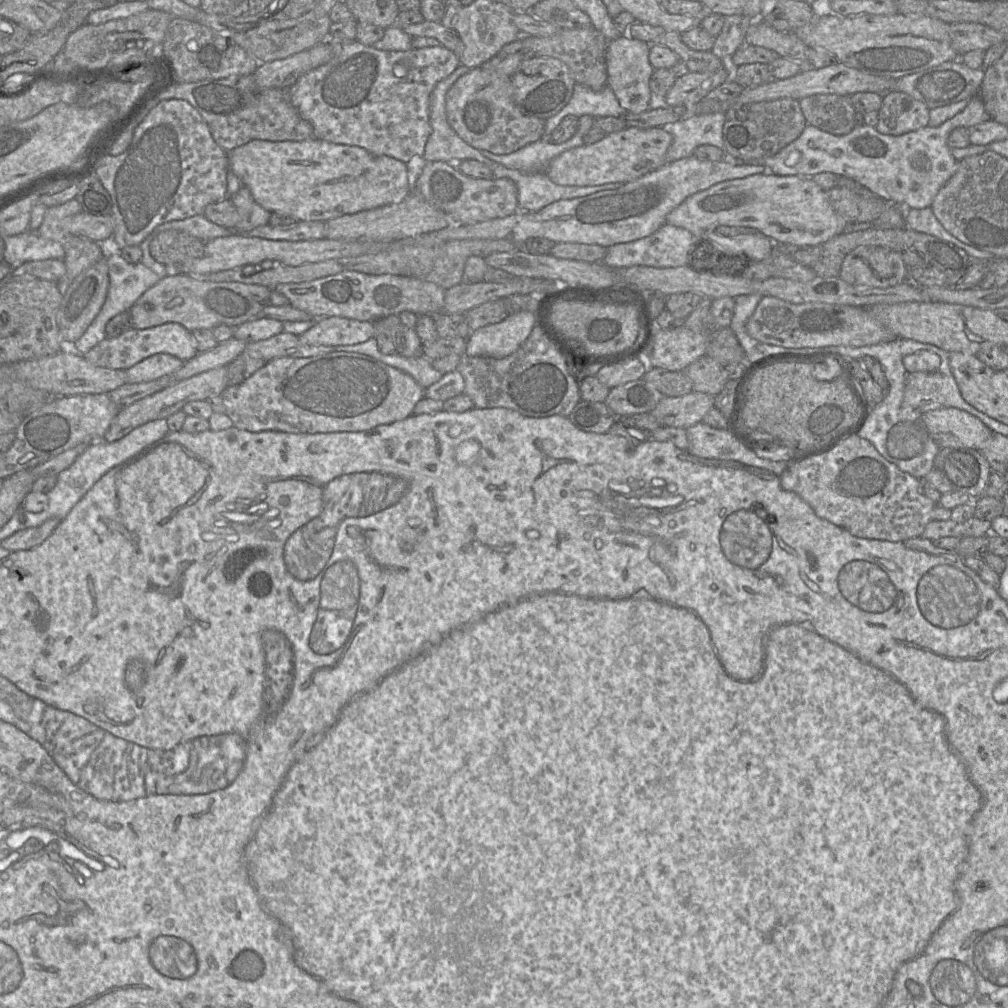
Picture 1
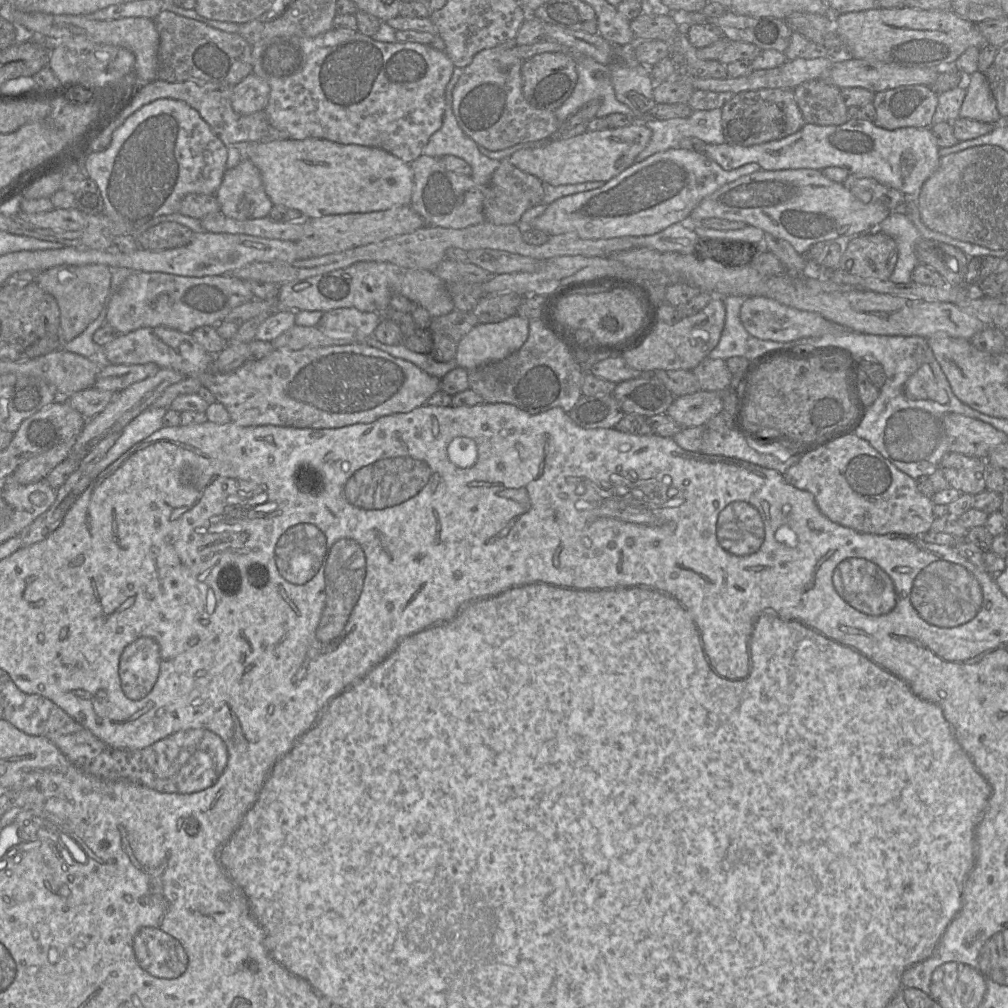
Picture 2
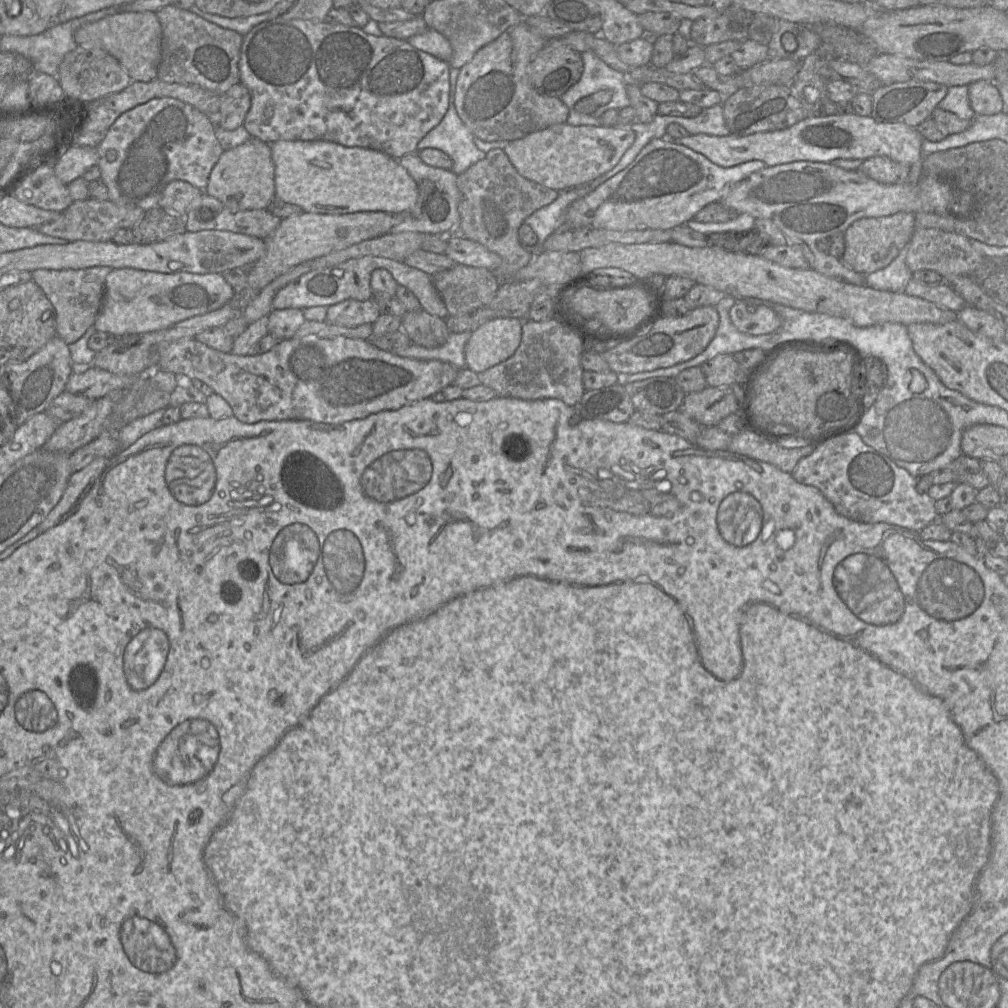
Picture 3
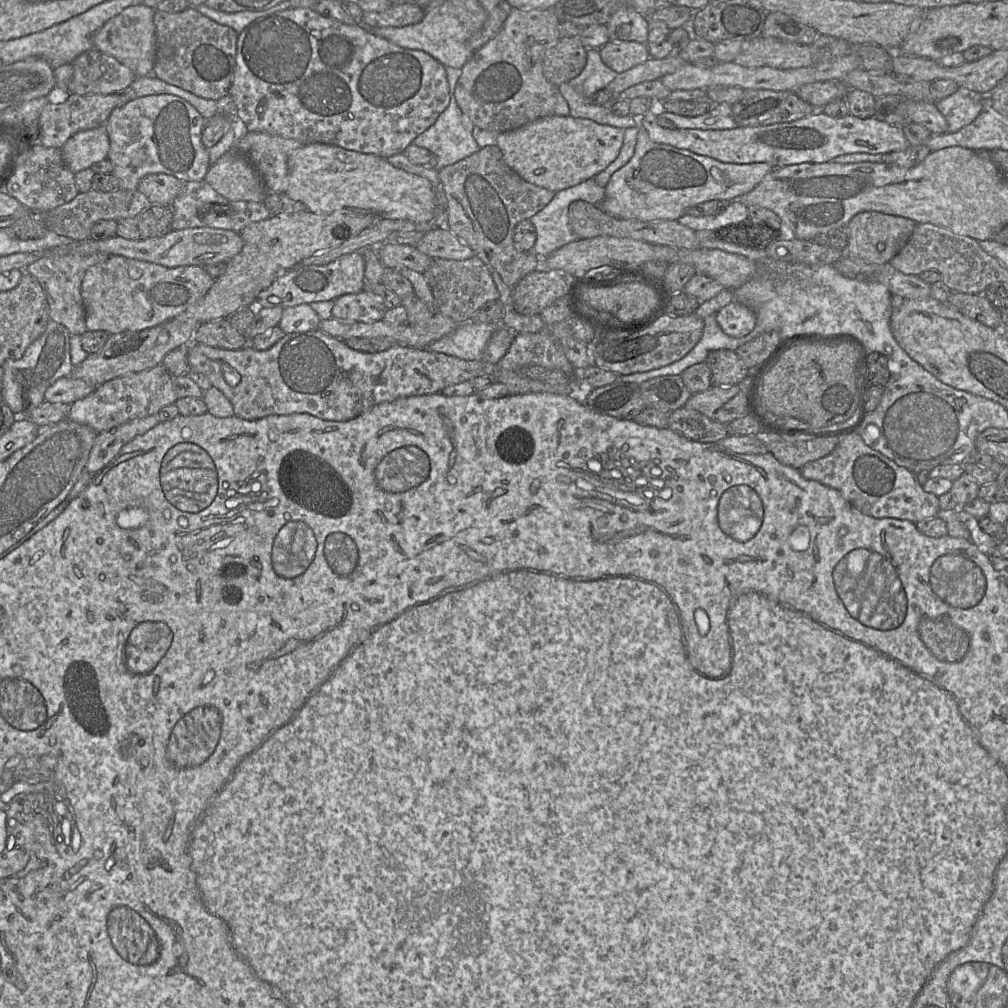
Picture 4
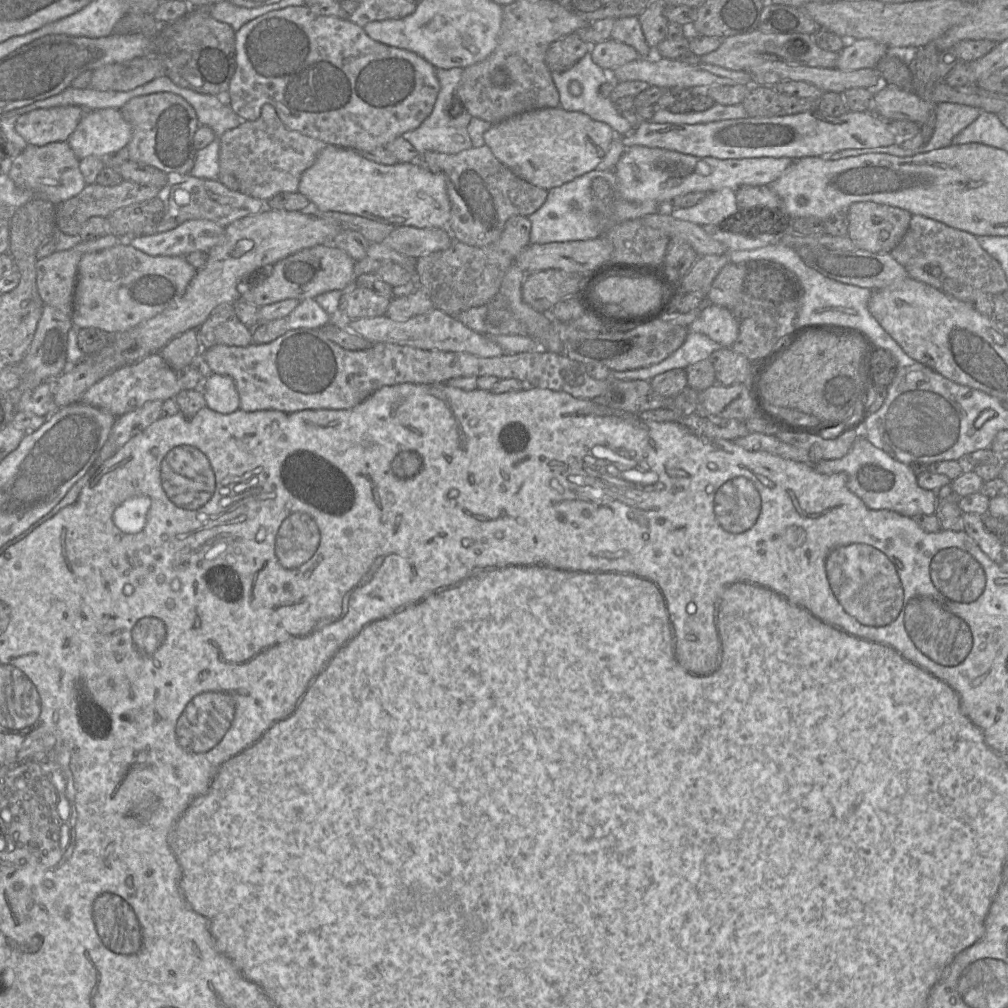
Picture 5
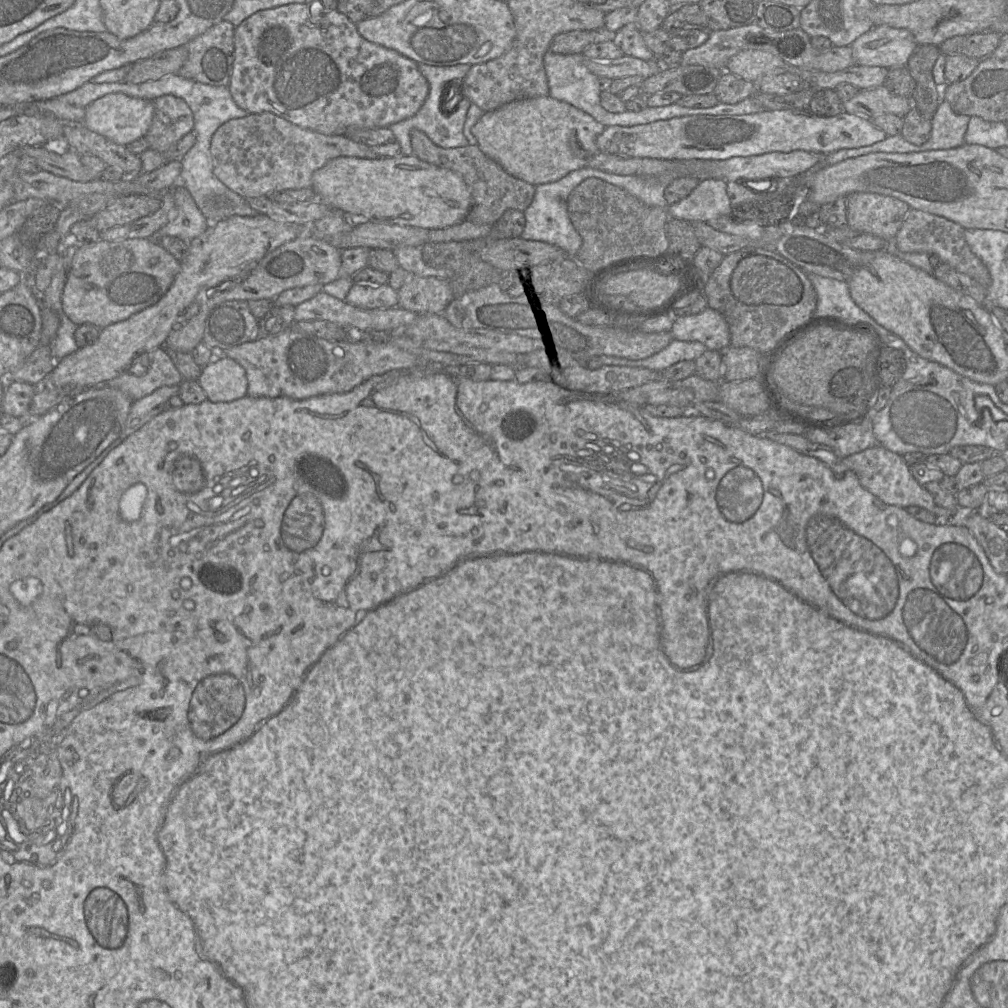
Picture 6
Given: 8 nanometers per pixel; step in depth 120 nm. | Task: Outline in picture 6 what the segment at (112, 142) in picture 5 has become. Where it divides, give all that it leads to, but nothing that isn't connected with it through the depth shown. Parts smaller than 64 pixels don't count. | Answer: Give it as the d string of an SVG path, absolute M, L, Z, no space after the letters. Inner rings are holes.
M111 93L86 107L83 125L117 144L128 146L147 134L153 115L154 105L152 100L132 97L123 93Z

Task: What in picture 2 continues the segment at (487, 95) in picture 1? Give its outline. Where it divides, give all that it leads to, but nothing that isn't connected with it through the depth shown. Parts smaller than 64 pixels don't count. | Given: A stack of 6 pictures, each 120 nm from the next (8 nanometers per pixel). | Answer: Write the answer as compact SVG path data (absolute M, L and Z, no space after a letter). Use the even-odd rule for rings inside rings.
M513 40L477 53L463 69L452 92L452 108L459 126L490 151L523 142L548 141L560 128L554 111L534 108L524 98L521 76L524 61L516 55L516 46Z

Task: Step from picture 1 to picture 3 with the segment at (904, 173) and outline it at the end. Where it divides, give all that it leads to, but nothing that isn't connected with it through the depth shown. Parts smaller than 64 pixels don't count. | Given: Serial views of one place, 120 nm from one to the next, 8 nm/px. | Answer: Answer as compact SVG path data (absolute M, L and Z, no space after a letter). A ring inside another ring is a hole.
M978 80L968 87L969 102L976 115L994 115L1003 111L1003 101L993 81ZM837 113L823 117L808 116L785 129L758 132L747 136L736 136L734 134L729 134L727 136L714 136L699 133L695 135L688 135L687 137L676 140L677 143L703 154L710 161L721 167L732 167L750 160L761 160L767 166L775 166L794 161L828 163L835 159L861 159L864 161L875 156L886 156L896 162L912 165L923 158L922 141L923 137L917 129L905 123L878 122L872 116L860 116L856 113Z

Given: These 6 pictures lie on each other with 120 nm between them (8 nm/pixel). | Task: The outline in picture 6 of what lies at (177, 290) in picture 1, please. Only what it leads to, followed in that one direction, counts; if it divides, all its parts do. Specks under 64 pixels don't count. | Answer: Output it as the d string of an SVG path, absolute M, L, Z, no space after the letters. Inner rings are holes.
M154 239L100 240L79 246L63 289L62 313L77 326L91 323L104 328L126 320L156 304L169 290L180 269L180 260Z

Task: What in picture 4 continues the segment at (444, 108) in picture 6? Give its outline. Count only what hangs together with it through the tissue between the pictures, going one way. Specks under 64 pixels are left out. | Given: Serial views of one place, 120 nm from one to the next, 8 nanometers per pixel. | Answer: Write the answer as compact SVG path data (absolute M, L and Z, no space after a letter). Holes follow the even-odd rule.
M445 67L445 69L449 84L449 105L439 115L435 123L418 135L412 142L416 146L428 149L433 154L434 158L431 162L424 166L428 166L437 171L452 165L481 149L473 137L472 132L474 125L472 121L461 111L455 99L455 88L457 81L462 74L462 69L452 67Z

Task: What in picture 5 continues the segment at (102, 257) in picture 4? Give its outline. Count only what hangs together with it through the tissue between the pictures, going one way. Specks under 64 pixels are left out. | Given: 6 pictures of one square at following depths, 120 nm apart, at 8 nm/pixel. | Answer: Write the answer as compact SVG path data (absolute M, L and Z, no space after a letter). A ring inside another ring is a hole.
M109 233L95 240L81 240L71 249L55 251L49 256L37 260L35 264L36 284L44 305L52 306L71 317L73 313L73 299L77 281L78 264L81 257L86 253L98 252L113 247L120 242L120 239L121 238Z

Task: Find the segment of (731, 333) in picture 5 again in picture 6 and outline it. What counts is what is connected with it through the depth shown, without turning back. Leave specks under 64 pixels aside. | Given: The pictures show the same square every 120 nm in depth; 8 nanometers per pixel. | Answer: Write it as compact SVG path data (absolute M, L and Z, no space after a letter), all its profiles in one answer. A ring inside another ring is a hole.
M706 307L702 312L689 316L673 317L674 322L670 333L673 339L680 341L698 341L707 347L707 350L720 351L730 345L729 326L725 318L716 310Z

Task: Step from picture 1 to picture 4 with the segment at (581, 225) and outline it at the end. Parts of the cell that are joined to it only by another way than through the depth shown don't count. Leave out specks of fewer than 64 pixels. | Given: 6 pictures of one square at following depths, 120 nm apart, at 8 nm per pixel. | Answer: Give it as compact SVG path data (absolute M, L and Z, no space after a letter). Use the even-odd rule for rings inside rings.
M639 118L637 142L630 161L614 172L600 208L621 219L678 220L686 210L710 200L733 201L752 191L775 168L767 162L724 163L714 158L652 141Z

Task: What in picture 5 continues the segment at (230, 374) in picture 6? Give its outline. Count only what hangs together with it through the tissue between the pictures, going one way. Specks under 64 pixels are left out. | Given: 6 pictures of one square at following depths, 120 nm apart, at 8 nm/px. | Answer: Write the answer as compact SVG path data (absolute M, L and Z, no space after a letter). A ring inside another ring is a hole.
M212 374L202 383L206 406L210 409L229 414L240 408L240 397L234 380L227 375Z

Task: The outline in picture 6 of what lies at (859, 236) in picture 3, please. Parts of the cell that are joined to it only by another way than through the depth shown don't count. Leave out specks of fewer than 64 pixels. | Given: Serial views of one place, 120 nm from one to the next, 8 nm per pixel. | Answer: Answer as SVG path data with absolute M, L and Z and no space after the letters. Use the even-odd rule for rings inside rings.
M854 192L847 196L847 225L888 242L896 237L909 210L907 203L891 196Z

